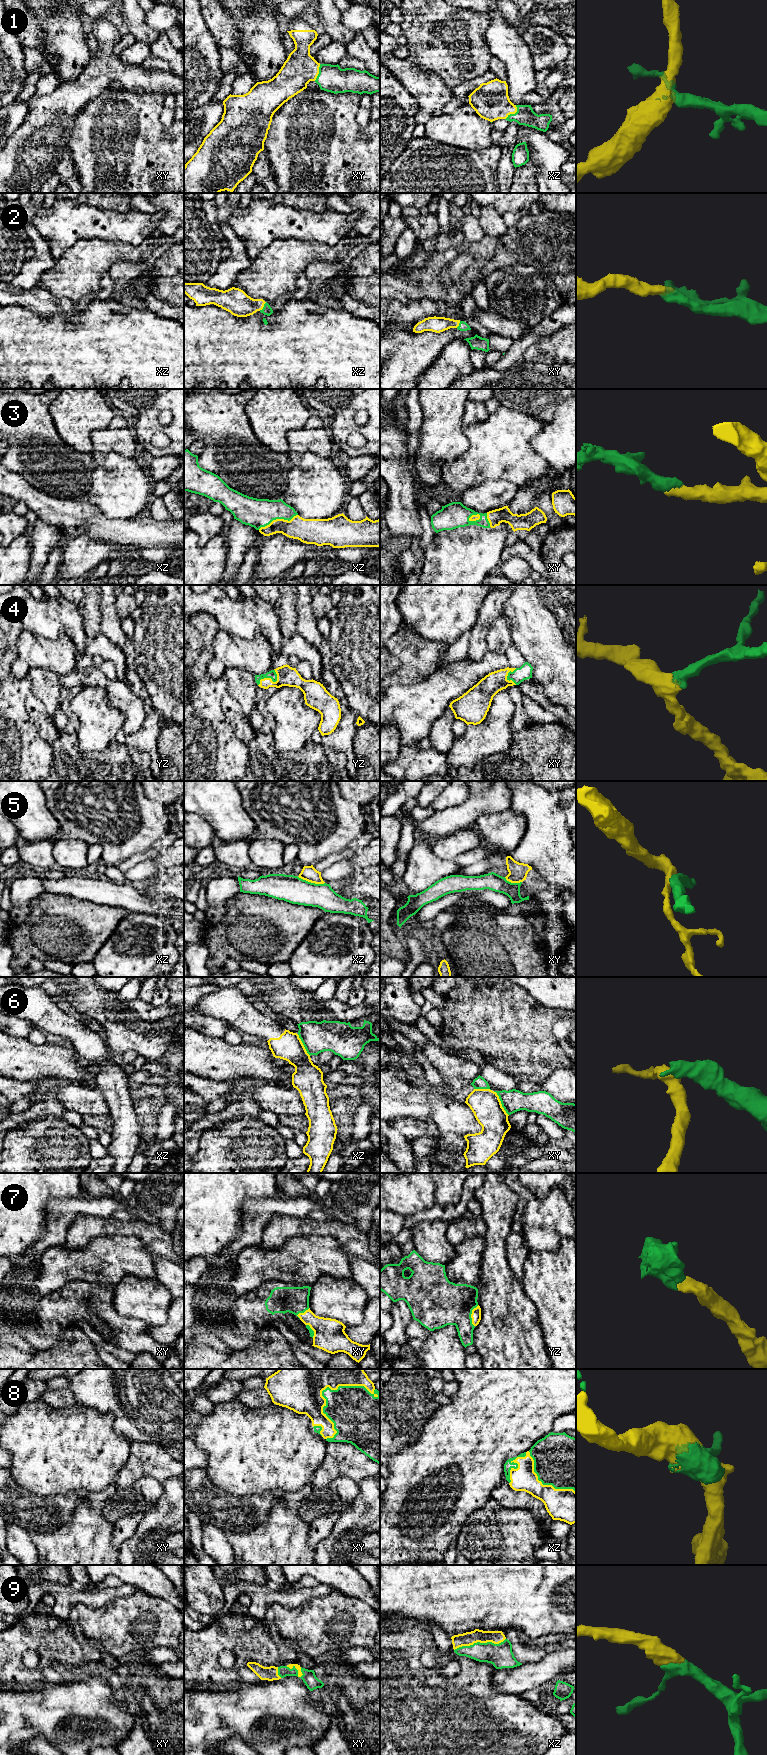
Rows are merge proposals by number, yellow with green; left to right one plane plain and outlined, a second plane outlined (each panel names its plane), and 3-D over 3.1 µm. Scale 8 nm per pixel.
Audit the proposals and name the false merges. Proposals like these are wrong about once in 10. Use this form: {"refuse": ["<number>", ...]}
{"refuse": ["5", "6"]}

